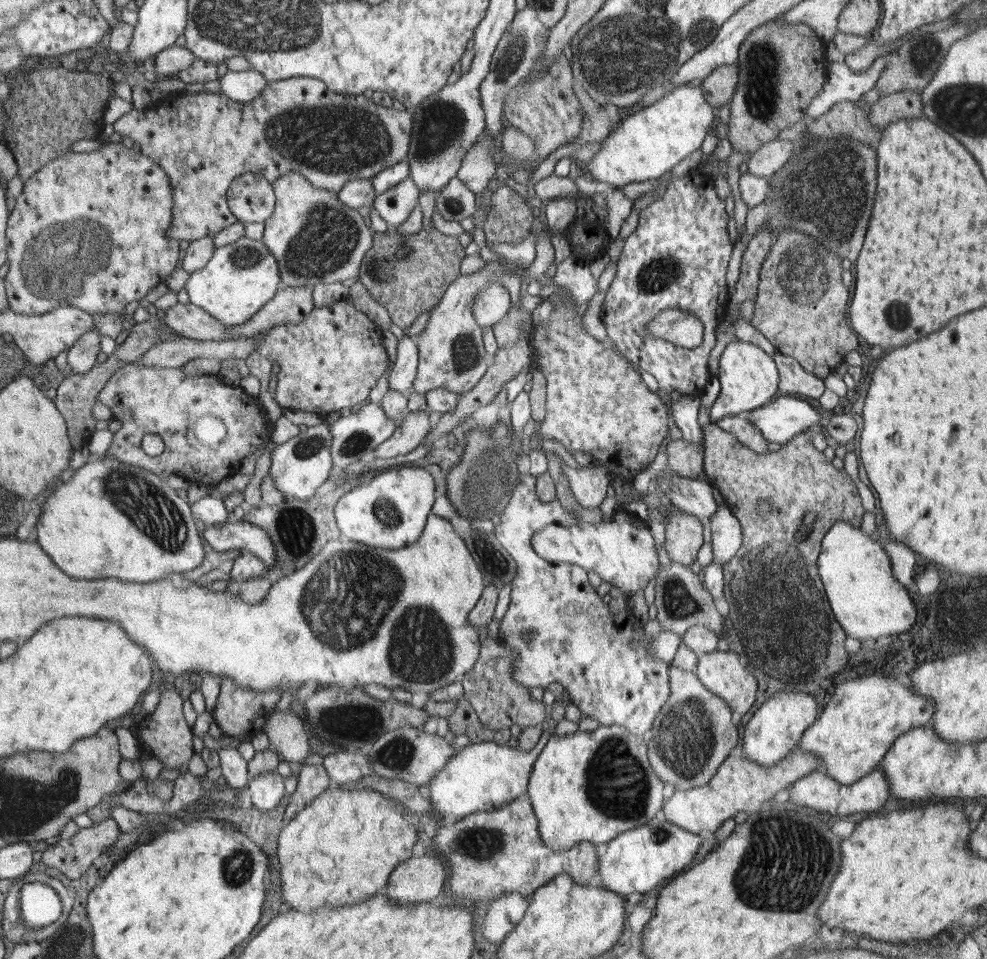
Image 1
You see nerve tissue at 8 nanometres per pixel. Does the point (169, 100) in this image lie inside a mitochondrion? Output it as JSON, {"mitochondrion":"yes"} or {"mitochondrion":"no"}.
{"mitochondrion":"no"}

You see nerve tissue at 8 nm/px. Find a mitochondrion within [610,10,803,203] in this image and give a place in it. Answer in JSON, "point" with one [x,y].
{"point":[763,60]}

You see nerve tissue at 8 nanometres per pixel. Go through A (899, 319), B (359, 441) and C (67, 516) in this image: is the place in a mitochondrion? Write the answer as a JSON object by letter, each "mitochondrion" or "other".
{"A":"mitochondrion","B":"mitochondrion","C":"other"}

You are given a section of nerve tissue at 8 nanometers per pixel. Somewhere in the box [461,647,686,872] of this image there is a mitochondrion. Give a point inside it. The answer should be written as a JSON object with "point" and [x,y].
{"point":[618,786]}

